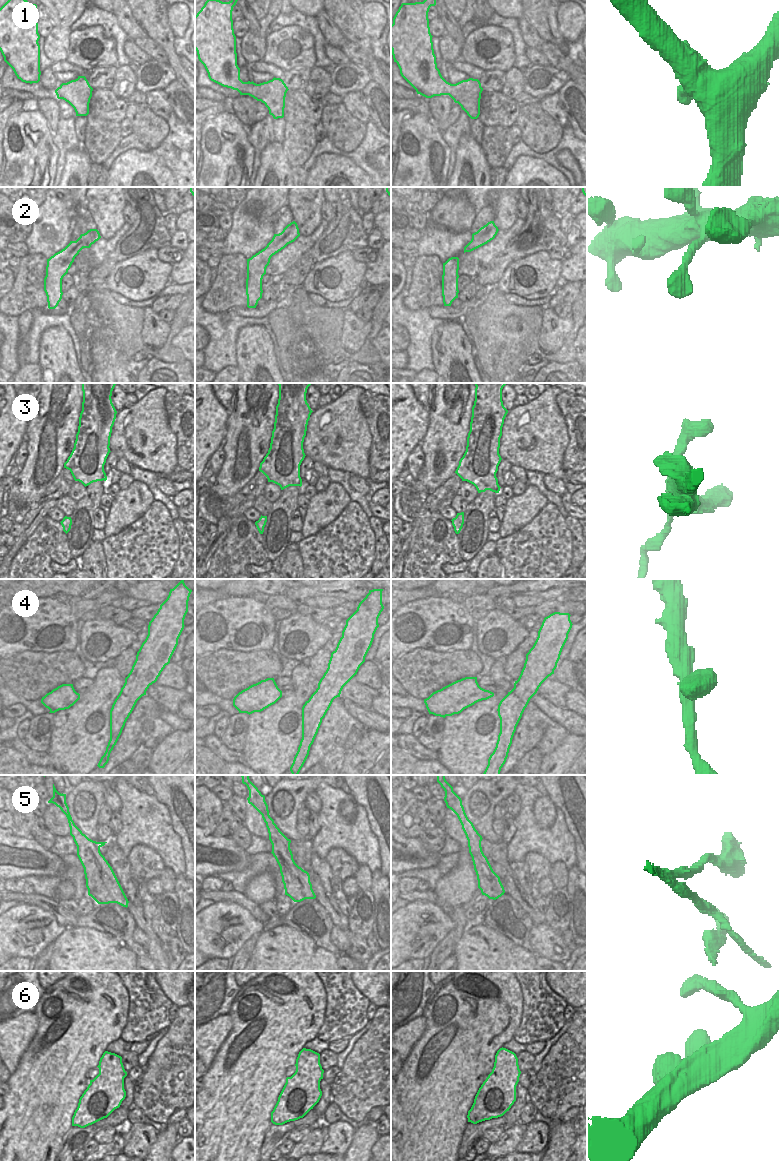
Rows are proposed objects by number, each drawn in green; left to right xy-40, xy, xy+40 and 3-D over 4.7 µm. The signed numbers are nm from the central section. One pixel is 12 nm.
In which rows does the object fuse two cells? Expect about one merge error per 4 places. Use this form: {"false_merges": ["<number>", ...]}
{"false_merges": ["3", "5"]}

